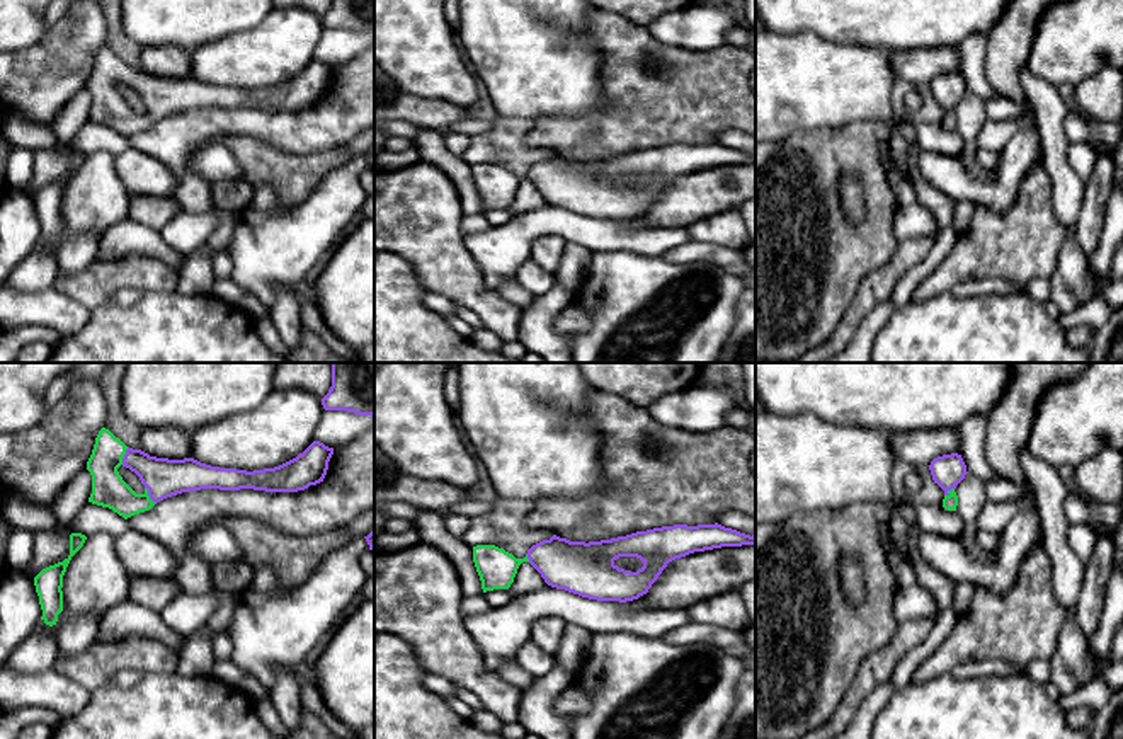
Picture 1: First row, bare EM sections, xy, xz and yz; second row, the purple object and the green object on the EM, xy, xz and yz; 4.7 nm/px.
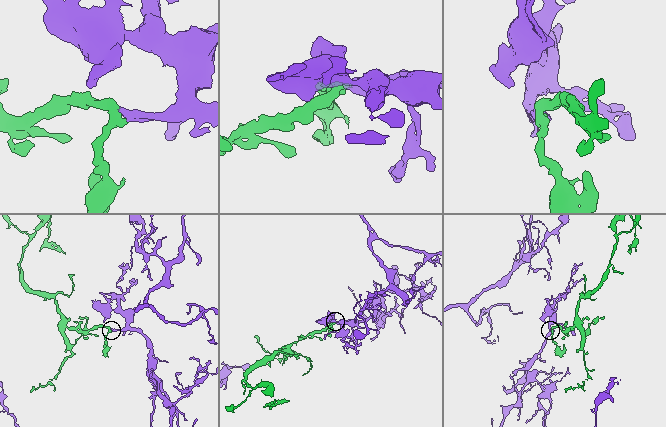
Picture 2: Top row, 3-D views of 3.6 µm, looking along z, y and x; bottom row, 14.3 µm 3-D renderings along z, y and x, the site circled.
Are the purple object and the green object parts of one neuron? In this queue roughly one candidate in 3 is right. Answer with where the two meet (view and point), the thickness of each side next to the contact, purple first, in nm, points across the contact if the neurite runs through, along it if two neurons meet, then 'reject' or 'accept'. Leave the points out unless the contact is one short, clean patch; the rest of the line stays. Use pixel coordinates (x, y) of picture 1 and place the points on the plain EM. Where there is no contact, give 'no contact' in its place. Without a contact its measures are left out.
meets purple in xy at (148, 113); 180 nm thick on the purple side, 160 nm on the other; runs through xy (162, 96), (148, 113), (121, 118), (109, 109); accept

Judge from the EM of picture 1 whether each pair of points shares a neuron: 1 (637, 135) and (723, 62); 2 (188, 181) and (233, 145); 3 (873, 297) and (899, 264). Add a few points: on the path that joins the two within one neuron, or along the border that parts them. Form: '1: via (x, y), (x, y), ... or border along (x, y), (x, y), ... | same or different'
1: via (659, 113), (676, 96), (689, 96), (701, 84) | same
2: border along (215, 140), (220, 137), (256, 137), (269, 145) | different
3: via (875, 288), (890, 273) | same

